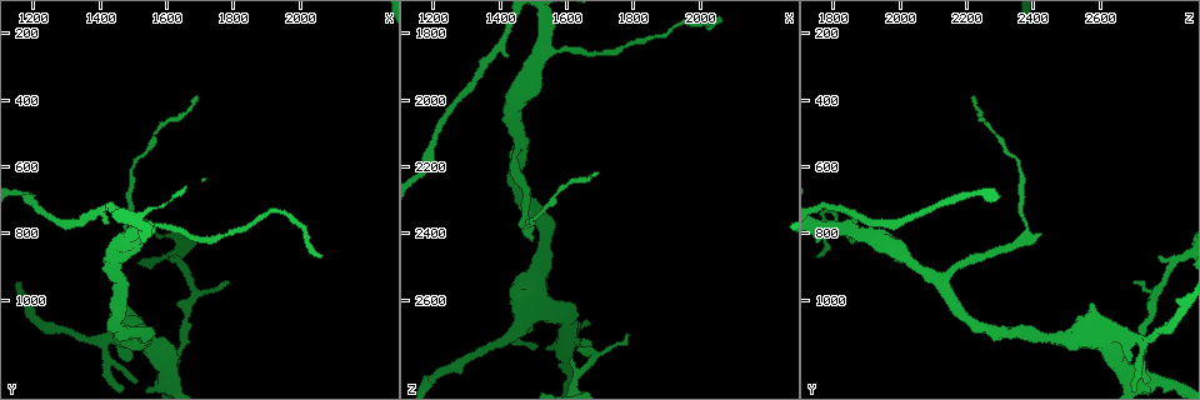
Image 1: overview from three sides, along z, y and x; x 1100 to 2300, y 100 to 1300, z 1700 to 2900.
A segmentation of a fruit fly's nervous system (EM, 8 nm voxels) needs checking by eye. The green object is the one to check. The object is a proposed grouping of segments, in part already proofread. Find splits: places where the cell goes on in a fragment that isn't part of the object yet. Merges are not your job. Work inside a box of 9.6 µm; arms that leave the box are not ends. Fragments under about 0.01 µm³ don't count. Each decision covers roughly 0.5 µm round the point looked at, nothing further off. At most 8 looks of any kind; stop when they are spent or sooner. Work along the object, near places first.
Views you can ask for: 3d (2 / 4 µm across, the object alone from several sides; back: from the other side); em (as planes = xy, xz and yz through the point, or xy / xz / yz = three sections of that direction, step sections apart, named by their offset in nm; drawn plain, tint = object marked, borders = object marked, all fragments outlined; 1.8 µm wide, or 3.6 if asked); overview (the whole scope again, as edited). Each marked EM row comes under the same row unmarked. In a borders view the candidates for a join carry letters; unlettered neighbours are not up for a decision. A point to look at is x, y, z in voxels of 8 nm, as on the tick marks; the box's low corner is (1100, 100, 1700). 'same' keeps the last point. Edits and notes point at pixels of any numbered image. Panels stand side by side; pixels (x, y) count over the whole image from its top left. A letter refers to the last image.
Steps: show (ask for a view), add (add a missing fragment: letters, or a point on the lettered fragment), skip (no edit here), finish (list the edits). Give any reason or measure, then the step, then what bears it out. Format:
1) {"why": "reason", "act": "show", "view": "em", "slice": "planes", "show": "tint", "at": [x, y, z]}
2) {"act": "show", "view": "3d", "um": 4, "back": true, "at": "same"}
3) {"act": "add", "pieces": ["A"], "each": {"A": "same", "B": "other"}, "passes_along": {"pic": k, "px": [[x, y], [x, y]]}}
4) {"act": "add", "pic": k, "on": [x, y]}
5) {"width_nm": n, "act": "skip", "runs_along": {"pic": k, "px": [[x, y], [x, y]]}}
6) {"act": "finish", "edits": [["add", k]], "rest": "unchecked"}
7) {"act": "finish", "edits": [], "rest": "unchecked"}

{"why": "three-way junction", "act": "show", "view": "em", "slice": "planes", "show": "tint", "at": [1630, 870, 2840]}

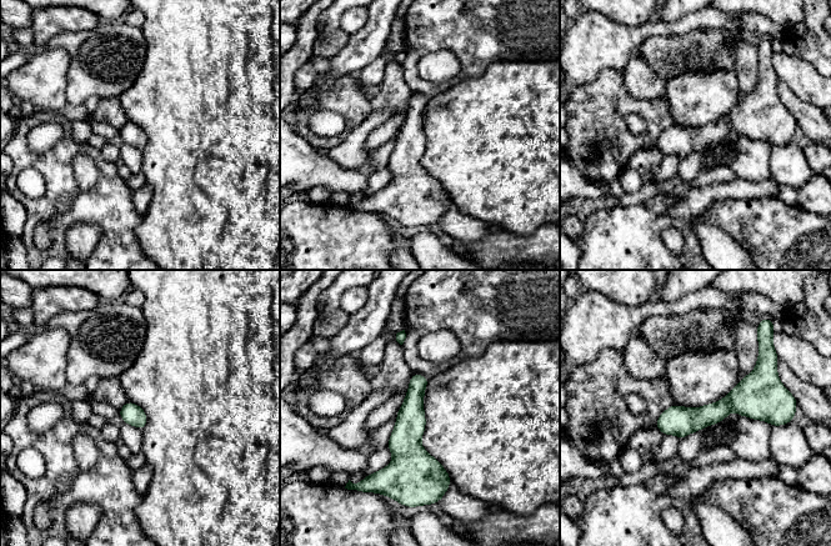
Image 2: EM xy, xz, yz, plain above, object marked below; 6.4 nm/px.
{"why": "see the neighbours", "act": "show", "view": "em", "slice": "planes", "show": "borders", "at": "same"}

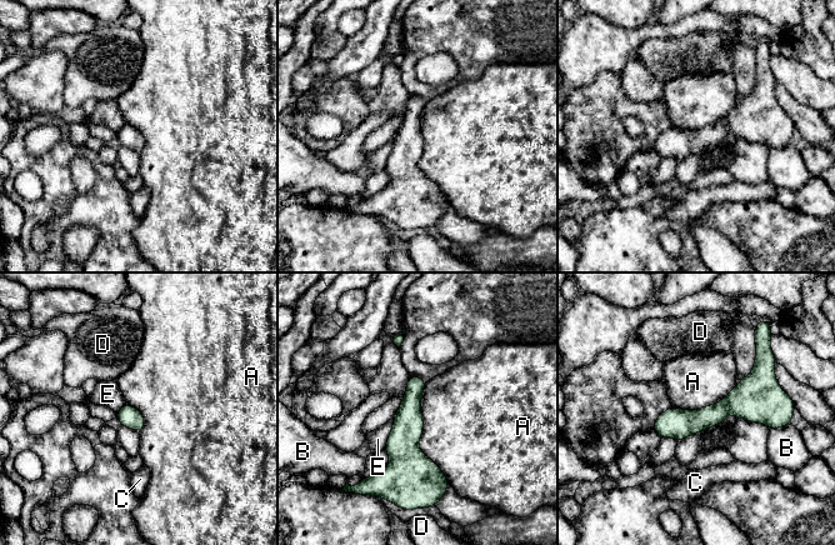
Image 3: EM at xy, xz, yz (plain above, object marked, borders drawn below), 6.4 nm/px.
{"act": "skip", "each": {"A": "other", "B": "other", "C": "other", "D": "other", "E": "other"}, "border": {"pic": 3, "px": [[426, 381], [418, 446], [449, 483]]}, "found": "no lettered fragment goes on from it"}

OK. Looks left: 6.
{"why": "free end", "act": "show", "view": "em", "slice": "planes", "show": "borders", "at": [1500, 800, 2430]}

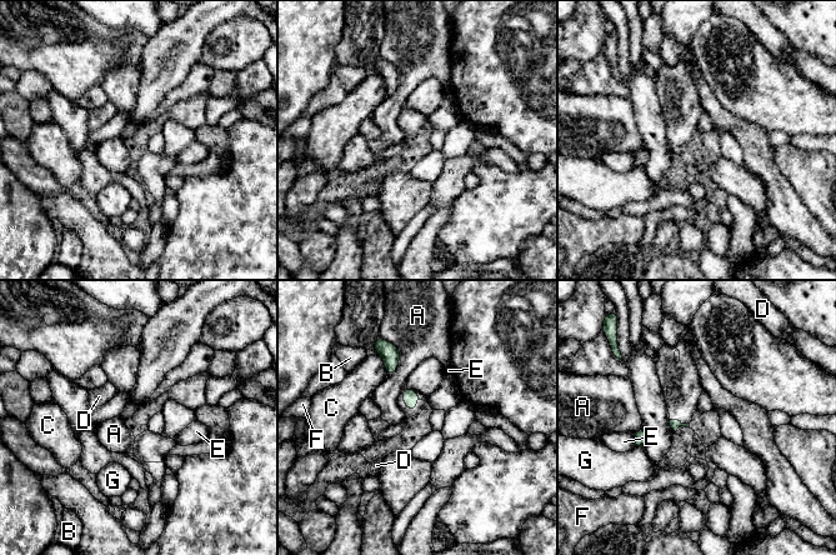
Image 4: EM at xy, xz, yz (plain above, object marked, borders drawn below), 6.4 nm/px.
{"longest_contact_nm": ["A", 240], "act": "skip", "each": {"A": "other", "B": "other", "C": "other", "D": "other", "E": "other", "F": "other", "G": "other"}, "border": {"pic": 4, "px": [[385, 340], [399, 351], [388, 376]]}, "found": "no lettered fragment goes on from it"}

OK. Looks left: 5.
{"why": "stops while still wide", "act": "show", "view": "3d", "um": 2, "at": [1490, 1190, 2690]}

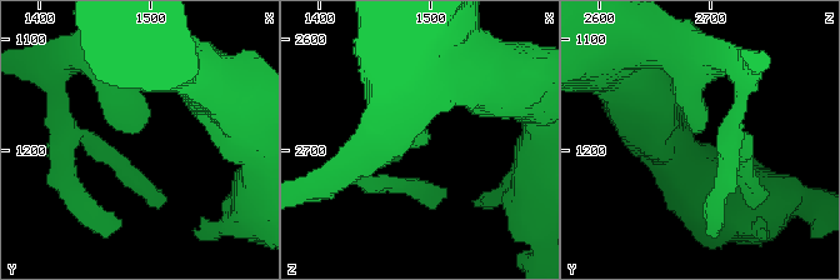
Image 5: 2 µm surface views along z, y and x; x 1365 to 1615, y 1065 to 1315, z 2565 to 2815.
{"why": "need the tissue", "act": "show", "view": "em", "slice": "yz", "step": 16, "show": "borders", "at": [1488, 1184, 2684]}

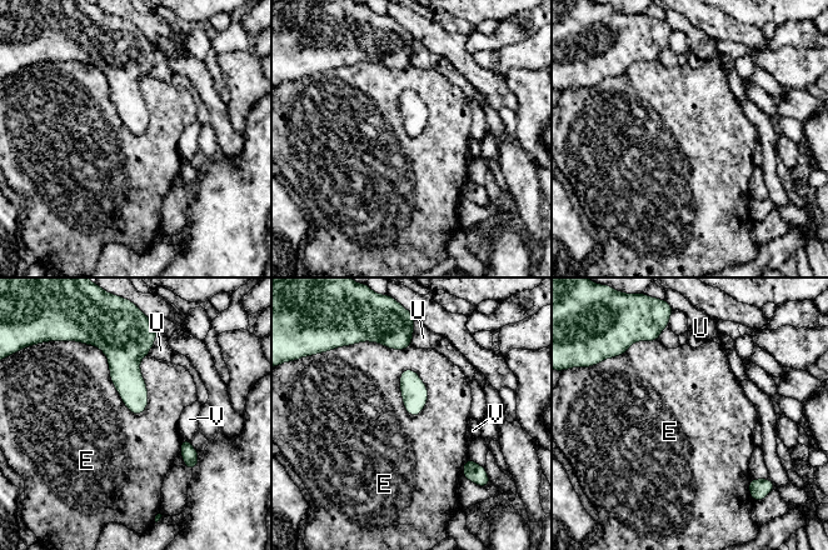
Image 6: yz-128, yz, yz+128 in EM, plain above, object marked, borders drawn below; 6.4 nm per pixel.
{"act": "show", "view": "em", "slice": "planes", "show": "borders", "at": "same"}

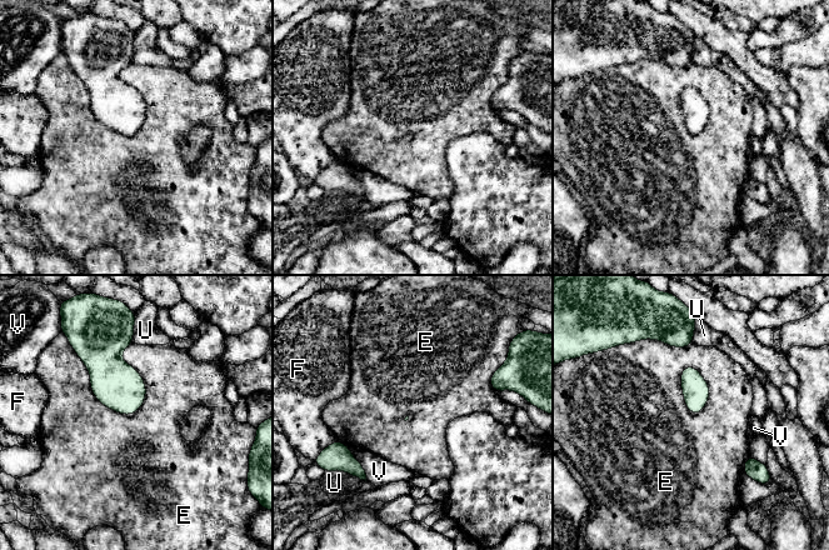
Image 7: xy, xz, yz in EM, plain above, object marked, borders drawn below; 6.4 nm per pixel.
{"act": "skip", "each": {"E": "other", "F": "other", "U": "other", "V": "other"}, "found": "none of them fits"}

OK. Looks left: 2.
{"act": "finish", "edits": [], "rest": "unchecked"}

